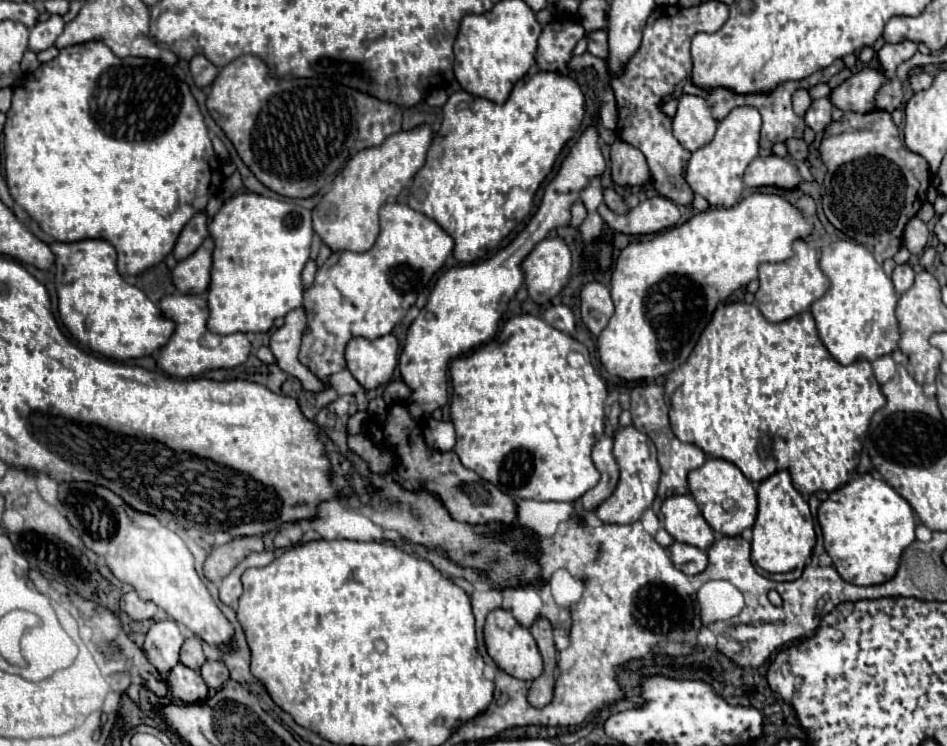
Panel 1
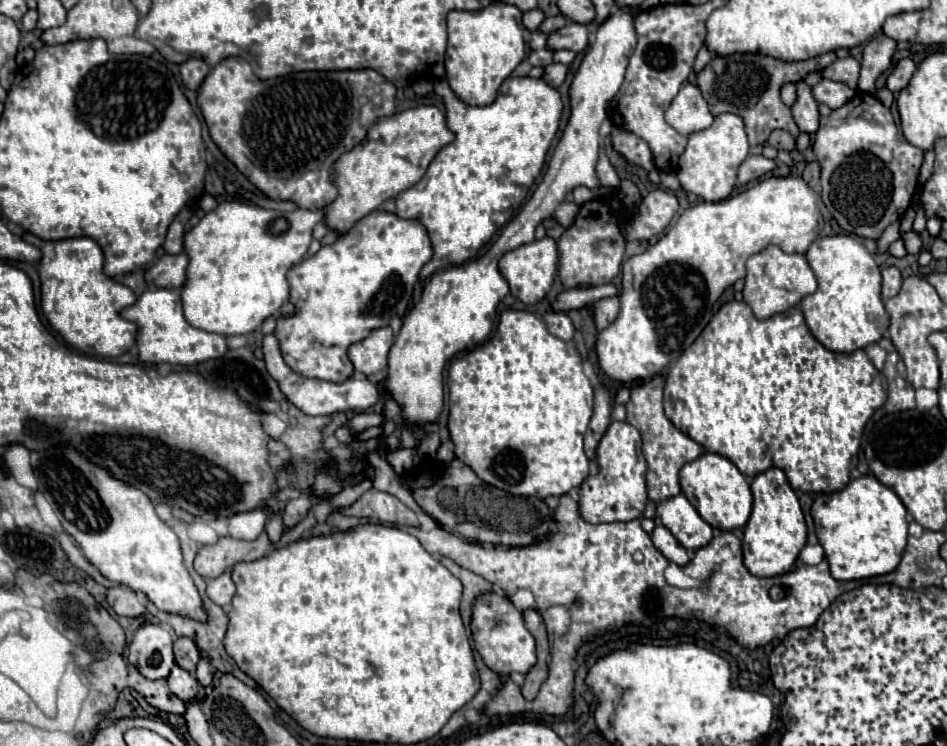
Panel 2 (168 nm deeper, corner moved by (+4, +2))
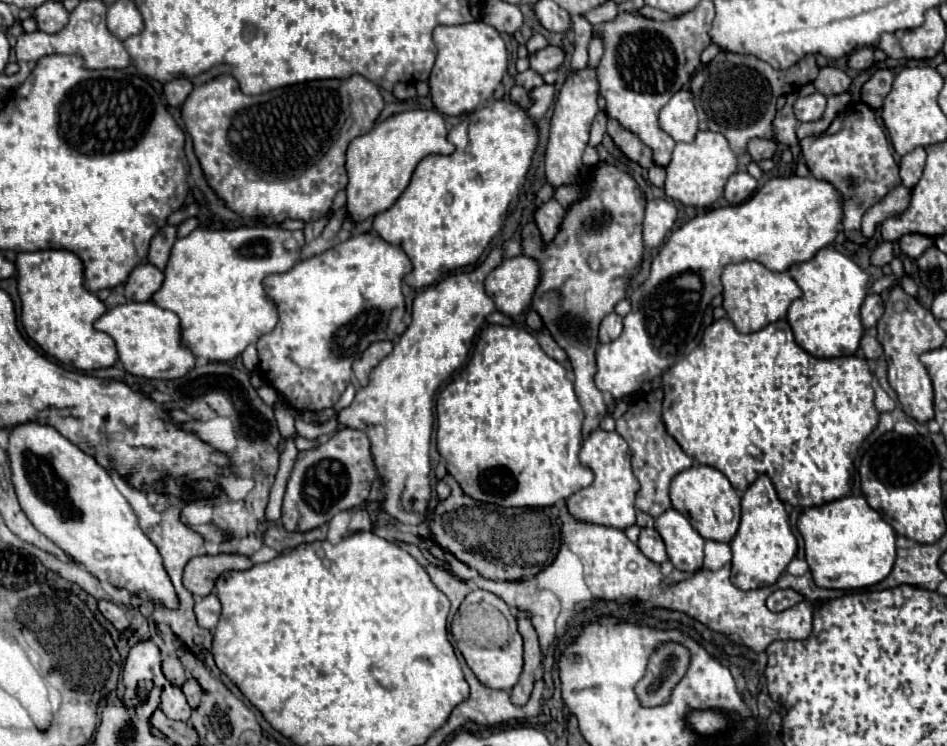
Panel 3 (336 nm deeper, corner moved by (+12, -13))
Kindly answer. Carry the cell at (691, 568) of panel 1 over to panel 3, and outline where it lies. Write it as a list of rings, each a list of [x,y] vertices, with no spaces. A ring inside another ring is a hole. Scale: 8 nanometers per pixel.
[[[641,528],[637,544],[639,544],[639,550],[655,564],[663,564],[669,560],[667,552],[665,552],[665,544],[663,544],[659,532],[655,532],[653,528]]]

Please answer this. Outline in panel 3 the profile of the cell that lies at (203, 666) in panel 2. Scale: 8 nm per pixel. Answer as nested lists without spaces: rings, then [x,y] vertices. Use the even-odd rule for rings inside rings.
[[[191,678],[191,680],[187,680],[187,682],[183,684],[183,694],[187,696],[187,702],[191,704],[191,708],[197,708],[199,702],[201,702],[201,694],[203,694],[203,690],[201,690],[199,682],[197,682],[195,678]]]

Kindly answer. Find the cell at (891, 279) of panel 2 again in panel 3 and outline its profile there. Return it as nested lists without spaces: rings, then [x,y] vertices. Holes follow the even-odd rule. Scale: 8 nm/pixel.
[[[869,292],[863,306],[861,306],[861,322],[865,328],[873,328],[883,314],[883,300],[879,294]]]

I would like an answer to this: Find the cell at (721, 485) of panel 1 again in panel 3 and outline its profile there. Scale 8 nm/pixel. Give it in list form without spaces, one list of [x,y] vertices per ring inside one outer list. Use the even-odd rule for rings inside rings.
[[[695,464],[683,472],[679,472],[671,482],[671,504],[677,512],[683,512],[695,528],[699,528],[699,534],[705,540],[717,540],[717,542],[731,542],[739,528],[739,494],[729,484],[729,480],[711,466]]]

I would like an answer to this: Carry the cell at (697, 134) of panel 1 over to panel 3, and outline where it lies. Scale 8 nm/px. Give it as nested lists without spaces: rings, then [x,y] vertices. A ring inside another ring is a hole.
[[[679,90],[661,110],[659,126],[675,142],[693,142],[699,130],[697,112],[689,90]]]

